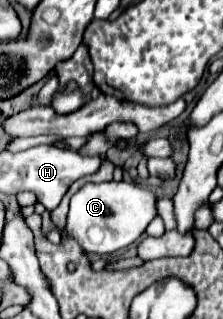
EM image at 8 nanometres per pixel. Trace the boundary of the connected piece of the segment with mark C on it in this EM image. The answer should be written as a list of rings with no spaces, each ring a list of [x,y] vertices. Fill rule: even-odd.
[[[112,180],[102,184],[86,184],[74,194],[70,202],[66,228],[68,234],[72,234],[86,252],[112,254],[136,242],[156,216],[158,216],[158,208],[156,208],[154,192],[140,188],[132,182]]]

